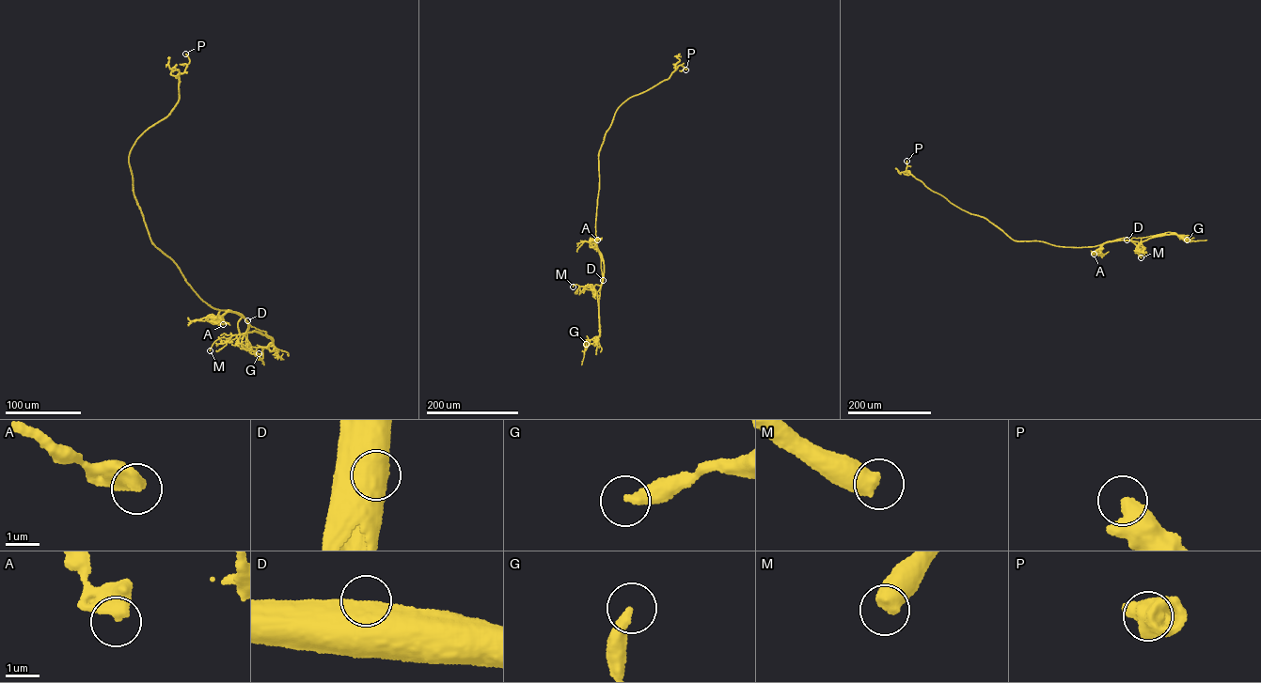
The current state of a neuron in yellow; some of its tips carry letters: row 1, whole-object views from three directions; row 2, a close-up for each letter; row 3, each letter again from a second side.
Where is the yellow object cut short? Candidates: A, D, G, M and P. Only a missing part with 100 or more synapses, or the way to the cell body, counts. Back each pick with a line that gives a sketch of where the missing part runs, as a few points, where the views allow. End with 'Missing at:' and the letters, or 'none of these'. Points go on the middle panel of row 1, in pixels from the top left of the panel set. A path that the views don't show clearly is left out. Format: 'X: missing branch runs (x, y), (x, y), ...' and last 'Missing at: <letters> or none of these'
M: missing branch runs (573, 287), (567, 284), (564, 270)
Missing at: M

